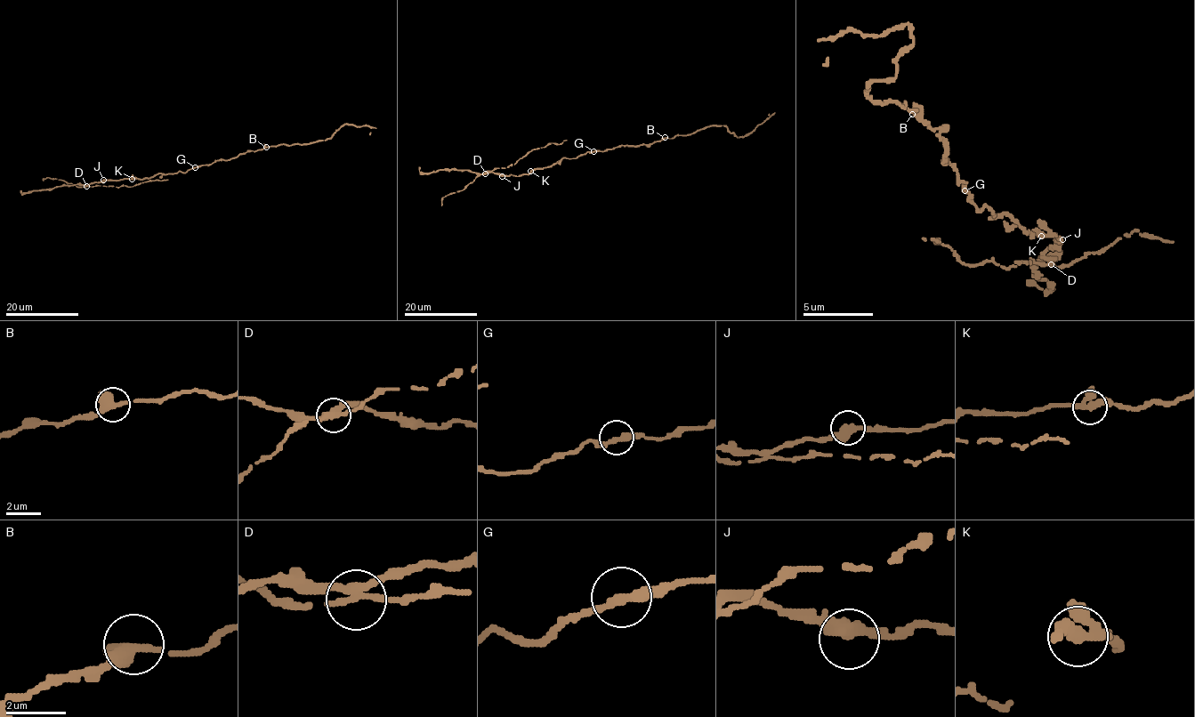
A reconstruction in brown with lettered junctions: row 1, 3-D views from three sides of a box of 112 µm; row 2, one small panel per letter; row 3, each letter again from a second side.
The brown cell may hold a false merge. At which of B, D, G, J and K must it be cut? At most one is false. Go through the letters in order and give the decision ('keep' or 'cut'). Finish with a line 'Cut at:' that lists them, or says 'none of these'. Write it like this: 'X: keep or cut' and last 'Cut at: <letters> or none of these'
B: keep
D: cut
G: keep
J: keep
K: keep
Cut at: D

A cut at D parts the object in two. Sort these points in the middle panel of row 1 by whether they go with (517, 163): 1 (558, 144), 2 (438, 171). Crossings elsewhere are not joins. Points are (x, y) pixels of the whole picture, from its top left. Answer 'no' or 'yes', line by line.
1: yes
2: no

